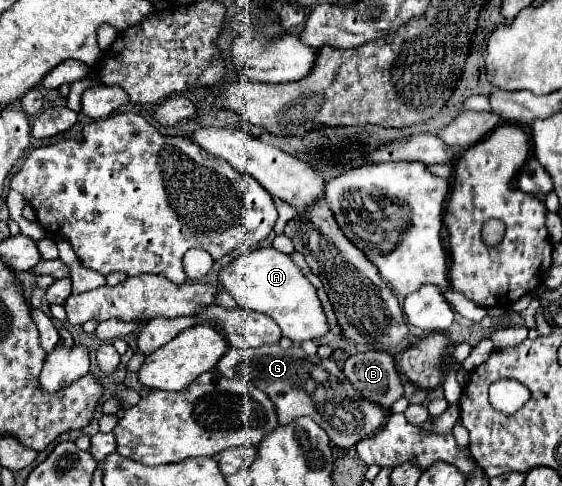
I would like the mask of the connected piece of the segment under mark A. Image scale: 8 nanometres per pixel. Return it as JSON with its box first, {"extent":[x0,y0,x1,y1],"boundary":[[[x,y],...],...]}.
{"extent":[219,246,329,342],"boundary":[[[273,246],[253,250],[233,260],[219,272],[219,284],[241,306],[271,316],[279,324],[283,336],[291,338],[293,342],[319,340],[329,332],[329,322],[321,308],[317,288],[307,280],[291,256],[275,250]]]}

